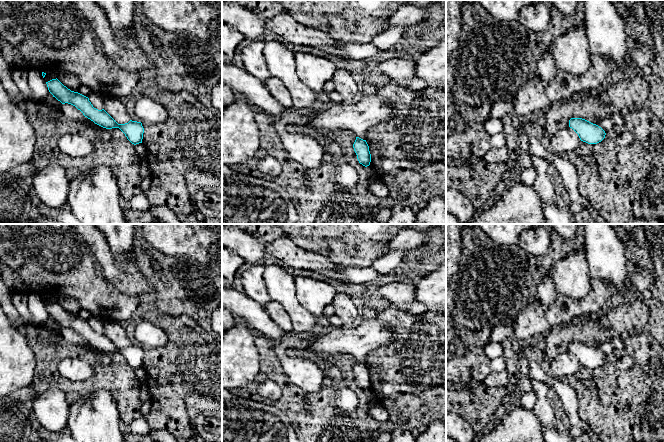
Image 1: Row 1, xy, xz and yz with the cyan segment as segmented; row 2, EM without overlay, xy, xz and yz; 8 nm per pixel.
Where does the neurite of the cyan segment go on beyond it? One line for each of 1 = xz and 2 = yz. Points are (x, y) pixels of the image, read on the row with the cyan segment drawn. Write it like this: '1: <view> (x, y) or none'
1: none
2: none

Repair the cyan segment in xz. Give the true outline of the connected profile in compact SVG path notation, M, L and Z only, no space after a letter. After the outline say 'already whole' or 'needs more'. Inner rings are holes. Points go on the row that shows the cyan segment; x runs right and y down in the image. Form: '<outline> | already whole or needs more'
M356 137L353 148L359 163L365 167L369 166L371 162L371 154L366 140Z | already whole

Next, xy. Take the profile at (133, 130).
M57 78L46 82L46 84L53 97L62 104L68 103L75 106L85 117L103 128L119 128L134 145L142 143L144 128L141 122L130 120L128 123L118 124L104 109L94 108L88 97L71 91Z | already whole

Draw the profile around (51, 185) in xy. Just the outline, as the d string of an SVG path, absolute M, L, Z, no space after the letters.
M48 164L32 178L32 182L40 203L54 210L67 206L69 179L60 165Z

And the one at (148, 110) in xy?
M147 96L136 99L135 115L147 123L162 123L167 119L167 110L164 105Z

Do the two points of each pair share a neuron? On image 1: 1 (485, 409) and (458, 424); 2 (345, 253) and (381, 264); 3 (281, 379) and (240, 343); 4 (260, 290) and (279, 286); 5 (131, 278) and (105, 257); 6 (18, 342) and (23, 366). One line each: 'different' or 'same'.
1: different
2: different
3: different
4: different
5: same
6: same

